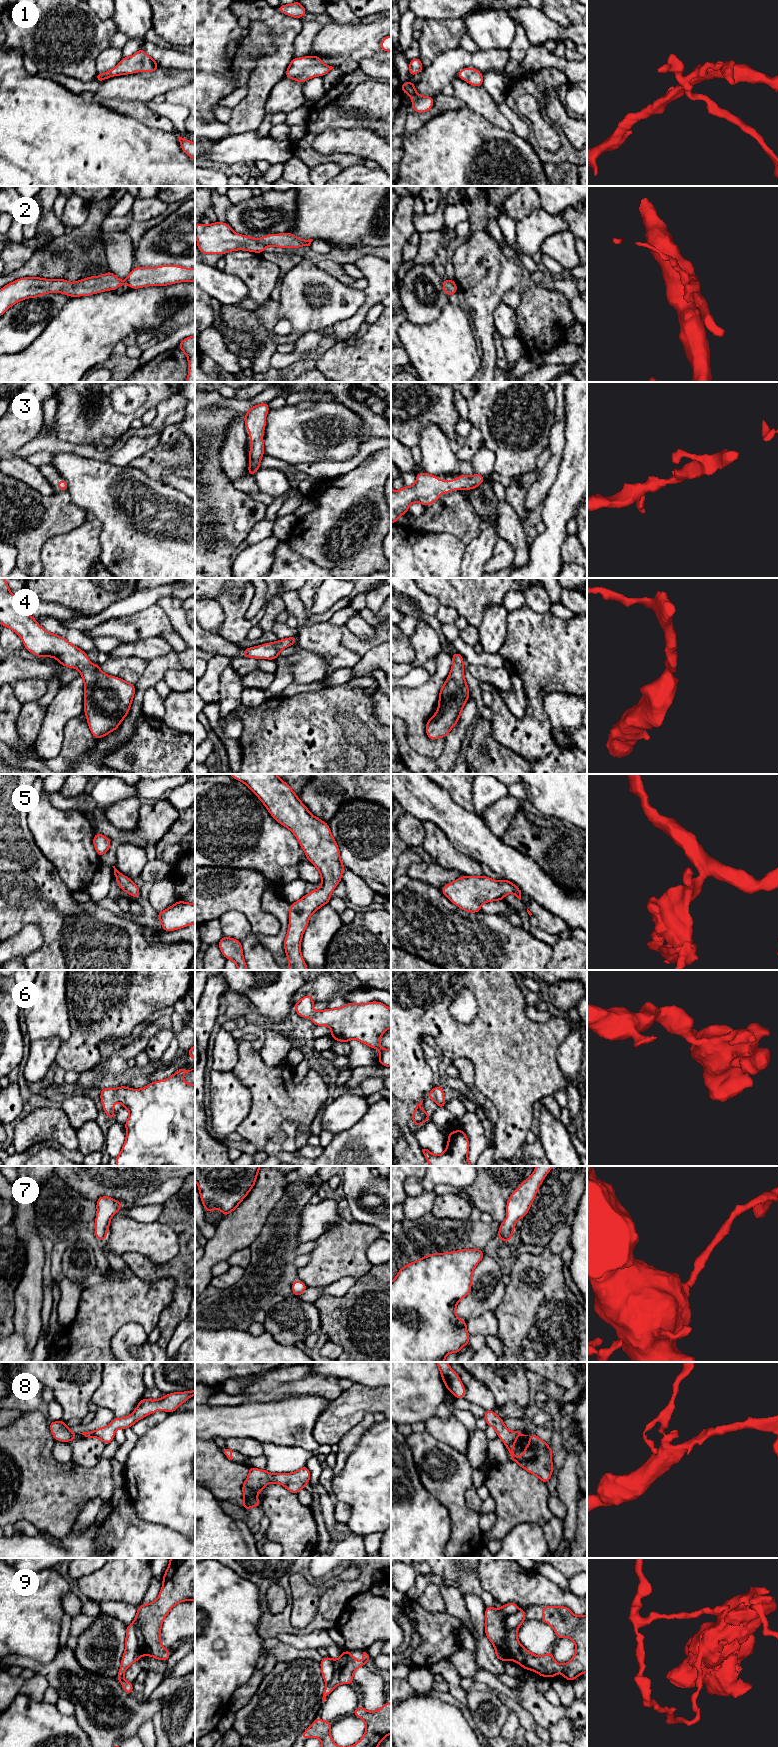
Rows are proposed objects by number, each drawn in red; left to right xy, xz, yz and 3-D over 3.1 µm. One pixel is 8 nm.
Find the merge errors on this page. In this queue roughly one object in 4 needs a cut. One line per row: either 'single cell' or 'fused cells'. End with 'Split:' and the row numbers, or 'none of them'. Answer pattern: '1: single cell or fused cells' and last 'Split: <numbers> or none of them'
1: single cell
2: single cell
3: single cell
4: single cell
5: single cell
6: single cell
7: single cell
8: single cell
9: fused cells
Split: 9

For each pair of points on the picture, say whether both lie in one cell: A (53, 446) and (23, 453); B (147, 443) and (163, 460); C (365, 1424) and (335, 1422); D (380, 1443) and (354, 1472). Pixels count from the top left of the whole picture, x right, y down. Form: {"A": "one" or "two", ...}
{"A": "one", "B": "two", "C": "two", "D": "one"}

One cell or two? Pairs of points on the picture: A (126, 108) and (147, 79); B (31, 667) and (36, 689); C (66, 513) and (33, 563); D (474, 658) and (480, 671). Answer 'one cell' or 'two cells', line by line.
A: two cells
B: two cells
C: one cell
D: two cells

